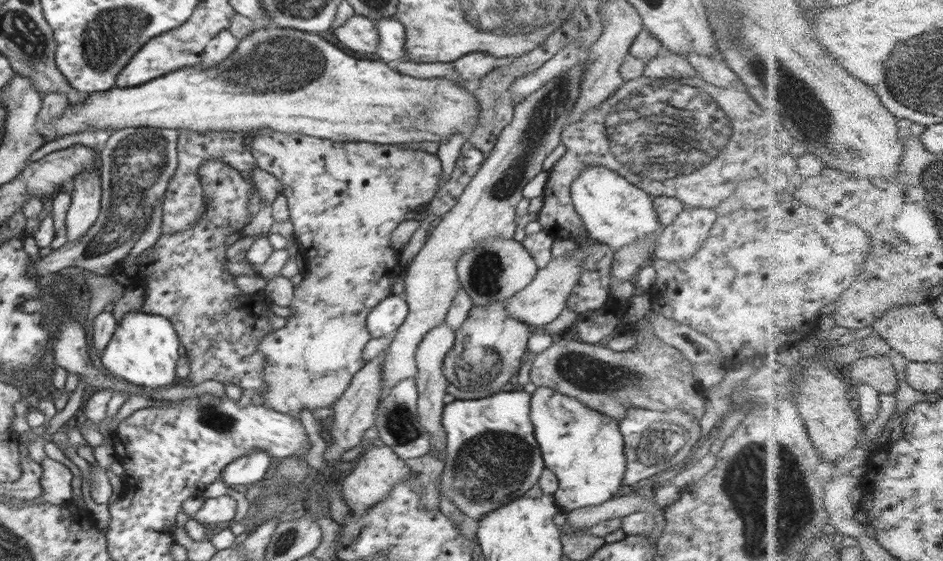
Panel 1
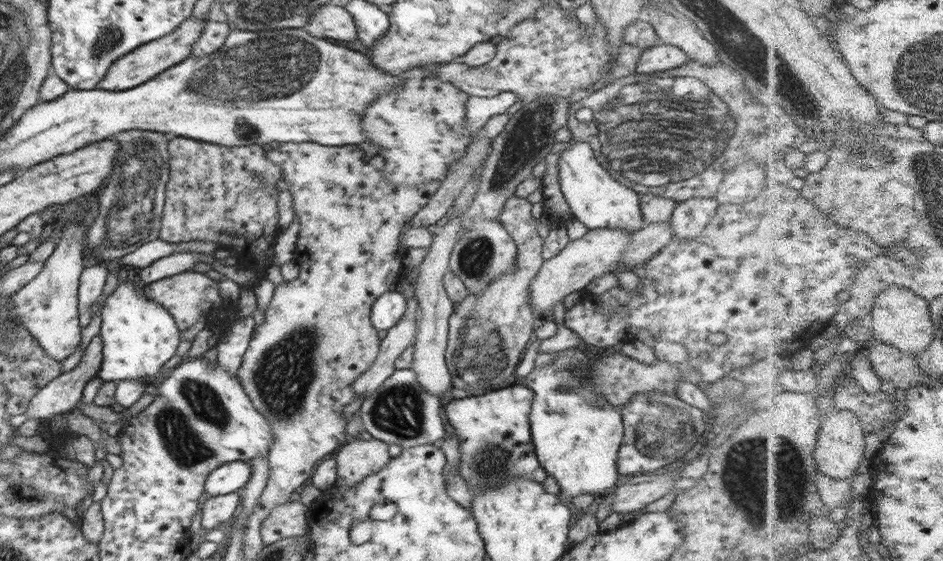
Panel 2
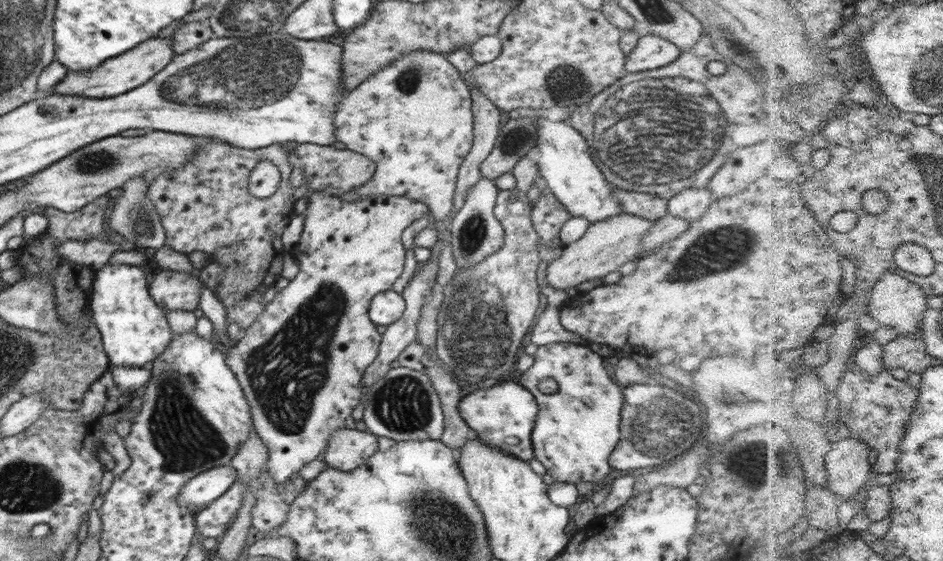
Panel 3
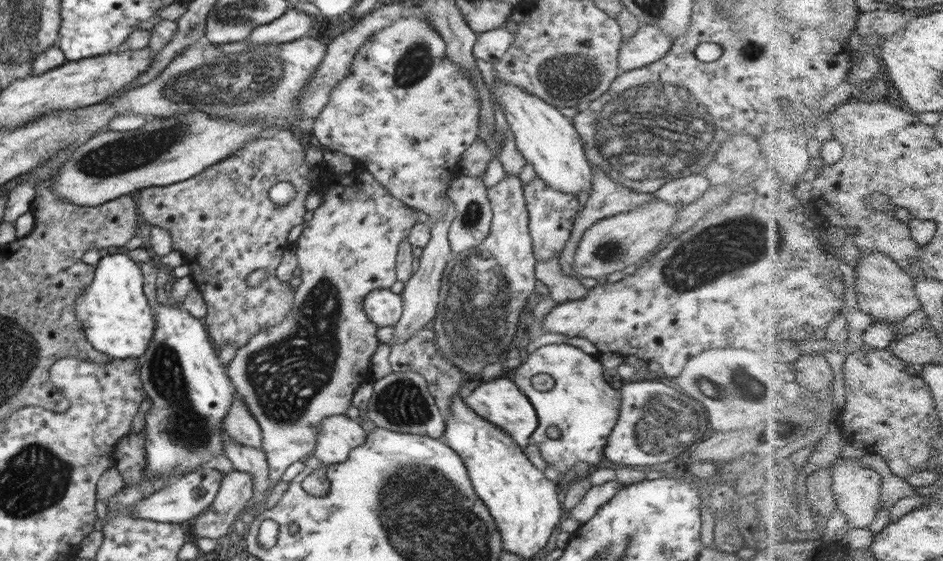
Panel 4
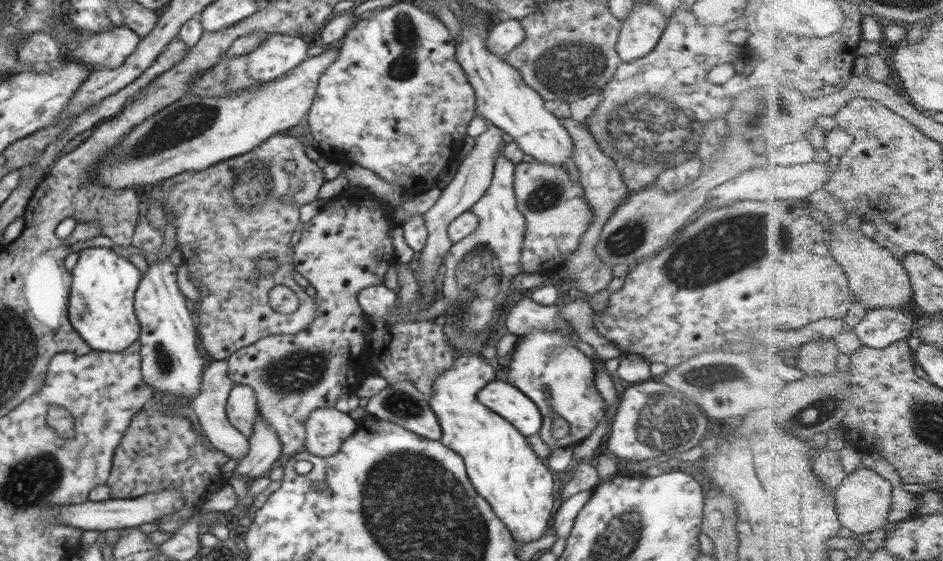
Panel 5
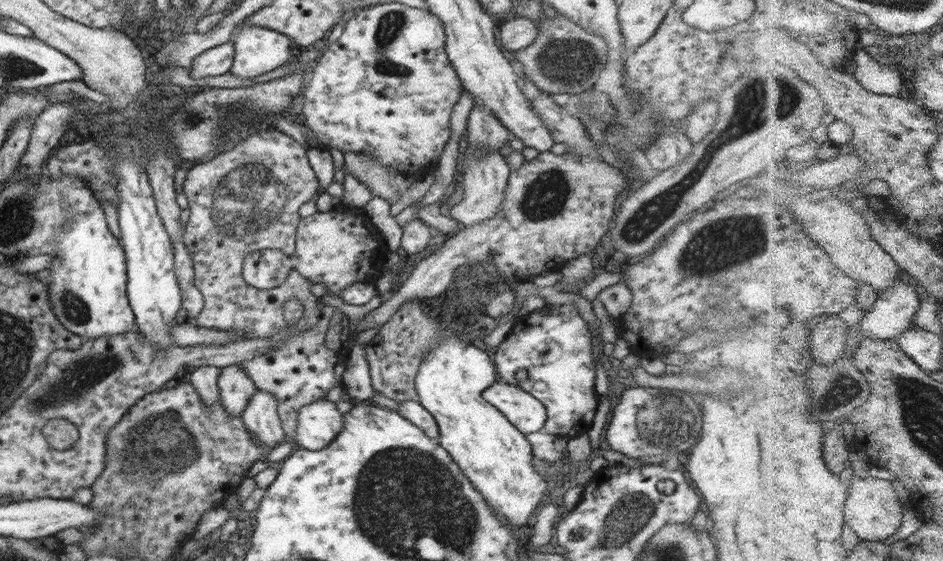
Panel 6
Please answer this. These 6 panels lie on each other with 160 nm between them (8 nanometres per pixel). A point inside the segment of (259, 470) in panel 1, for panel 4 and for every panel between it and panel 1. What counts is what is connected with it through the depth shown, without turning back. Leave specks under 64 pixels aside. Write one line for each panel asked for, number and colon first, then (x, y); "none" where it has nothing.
2: (227, 478)
3: (199, 491)
4: (187, 496)

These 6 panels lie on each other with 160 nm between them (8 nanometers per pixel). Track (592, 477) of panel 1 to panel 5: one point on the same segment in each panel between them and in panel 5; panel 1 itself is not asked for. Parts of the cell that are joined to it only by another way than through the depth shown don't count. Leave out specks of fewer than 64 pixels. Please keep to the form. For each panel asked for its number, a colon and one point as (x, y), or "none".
2: (577, 435)
3: (576, 429)
4: (583, 405)
5: (548, 360)

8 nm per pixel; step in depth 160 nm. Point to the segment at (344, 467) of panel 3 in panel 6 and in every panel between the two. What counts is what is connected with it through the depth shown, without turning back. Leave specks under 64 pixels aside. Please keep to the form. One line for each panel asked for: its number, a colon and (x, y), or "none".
4: (337, 435)
5: (326, 428)
6: (319, 423)

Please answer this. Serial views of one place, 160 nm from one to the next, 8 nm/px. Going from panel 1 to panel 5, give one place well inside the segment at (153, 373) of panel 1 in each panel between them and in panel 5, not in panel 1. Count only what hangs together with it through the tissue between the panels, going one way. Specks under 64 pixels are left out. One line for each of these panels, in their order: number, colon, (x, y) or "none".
2: (139, 336)
3: (134, 331)
4: (114, 312)
5: (103, 283)

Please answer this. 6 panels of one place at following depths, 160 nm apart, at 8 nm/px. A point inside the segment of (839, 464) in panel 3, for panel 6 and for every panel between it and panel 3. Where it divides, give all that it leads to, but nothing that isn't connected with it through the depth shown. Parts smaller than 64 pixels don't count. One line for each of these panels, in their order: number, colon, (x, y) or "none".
4: (859, 489)
5: (865, 500)
6: (875, 511)

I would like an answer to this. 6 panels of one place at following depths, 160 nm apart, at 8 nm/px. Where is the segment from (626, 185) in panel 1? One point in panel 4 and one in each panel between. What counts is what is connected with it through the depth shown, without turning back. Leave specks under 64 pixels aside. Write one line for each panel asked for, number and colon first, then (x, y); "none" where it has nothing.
2: (596, 198)
3: (566, 165)
4: (548, 140)

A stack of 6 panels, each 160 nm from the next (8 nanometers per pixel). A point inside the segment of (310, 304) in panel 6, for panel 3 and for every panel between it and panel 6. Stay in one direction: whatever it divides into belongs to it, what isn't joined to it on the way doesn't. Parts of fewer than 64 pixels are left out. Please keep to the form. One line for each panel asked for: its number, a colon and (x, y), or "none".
3: (205, 205)
4: (222, 221)
5: (229, 214)

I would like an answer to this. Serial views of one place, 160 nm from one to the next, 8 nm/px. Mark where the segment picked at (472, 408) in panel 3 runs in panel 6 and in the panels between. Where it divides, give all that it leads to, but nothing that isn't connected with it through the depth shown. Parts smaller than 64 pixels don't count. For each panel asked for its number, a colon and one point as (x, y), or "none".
4: (501, 402)
5: (501, 397)
6: (523, 411)

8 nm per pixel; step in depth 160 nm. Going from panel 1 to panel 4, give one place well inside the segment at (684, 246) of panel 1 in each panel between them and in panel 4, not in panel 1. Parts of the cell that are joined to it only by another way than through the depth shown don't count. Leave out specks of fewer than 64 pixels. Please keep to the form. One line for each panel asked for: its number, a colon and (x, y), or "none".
2: (688, 219)
3: (692, 203)
4: (685, 190)

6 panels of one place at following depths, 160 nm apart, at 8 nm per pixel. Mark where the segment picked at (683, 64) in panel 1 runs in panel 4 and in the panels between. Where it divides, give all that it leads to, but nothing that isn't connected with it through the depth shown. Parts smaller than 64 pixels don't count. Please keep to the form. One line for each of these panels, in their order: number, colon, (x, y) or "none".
2: (661, 57)
3: (652, 51)
4: (648, 44)

